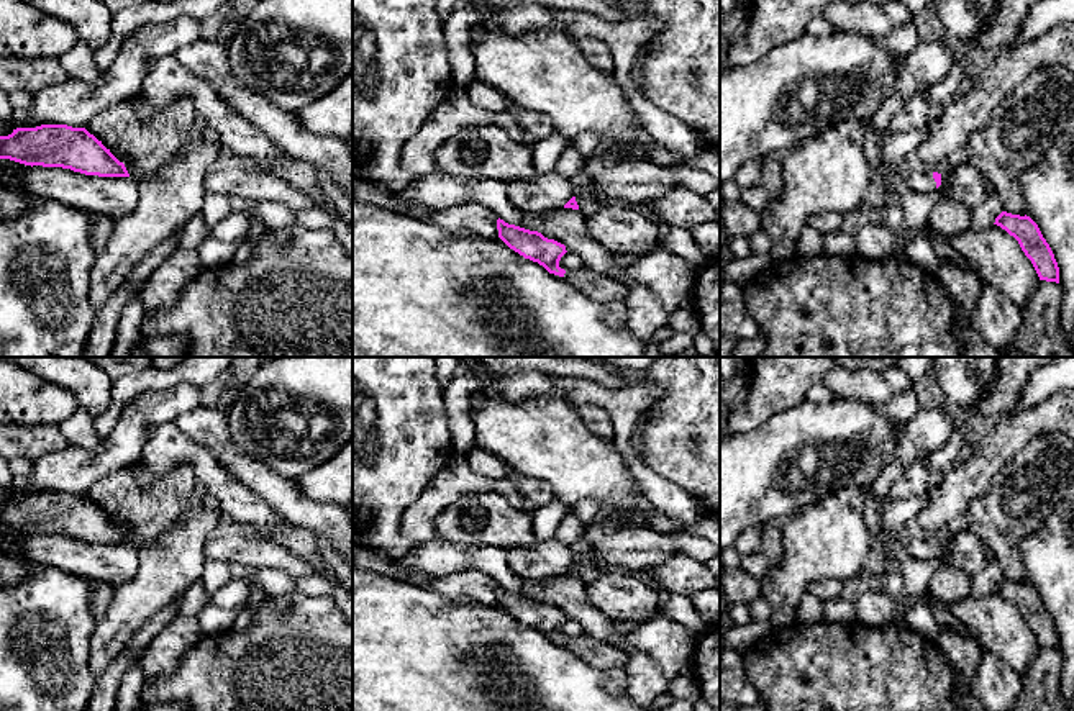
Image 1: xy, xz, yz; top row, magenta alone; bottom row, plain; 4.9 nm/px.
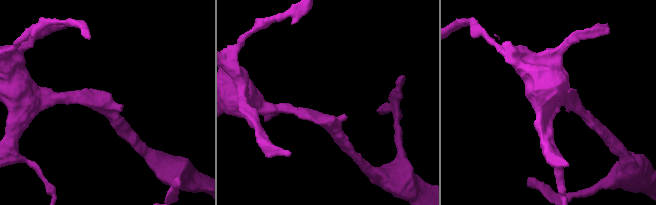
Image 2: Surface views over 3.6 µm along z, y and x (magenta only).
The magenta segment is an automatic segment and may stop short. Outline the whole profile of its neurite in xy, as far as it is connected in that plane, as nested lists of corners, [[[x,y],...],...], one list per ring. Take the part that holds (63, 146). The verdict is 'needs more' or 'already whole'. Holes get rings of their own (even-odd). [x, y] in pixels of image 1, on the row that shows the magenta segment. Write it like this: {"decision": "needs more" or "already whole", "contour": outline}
{"decision": "already whole", "contour": [[[41,125],[0,136],[0,159],[25,165],[62,167],[85,175],[130,177],[102,141],[85,128]]]}

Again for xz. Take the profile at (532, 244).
{"decision": "already whole", "contour": [[[497,220],[498,238],[515,252],[538,262],[549,274],[564,277],[566,270],[559,267],[561,257],[567,252],[566,246],[544,238],[538,231],[530,231],[503,220]]]}

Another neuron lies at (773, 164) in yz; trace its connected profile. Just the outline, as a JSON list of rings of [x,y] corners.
[[[771,154],[762,161],[762,187],[771,200],[782,193],[782,156]]]

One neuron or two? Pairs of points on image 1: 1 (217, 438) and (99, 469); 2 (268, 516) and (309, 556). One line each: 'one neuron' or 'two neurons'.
1: two neurons
2: one neuron

